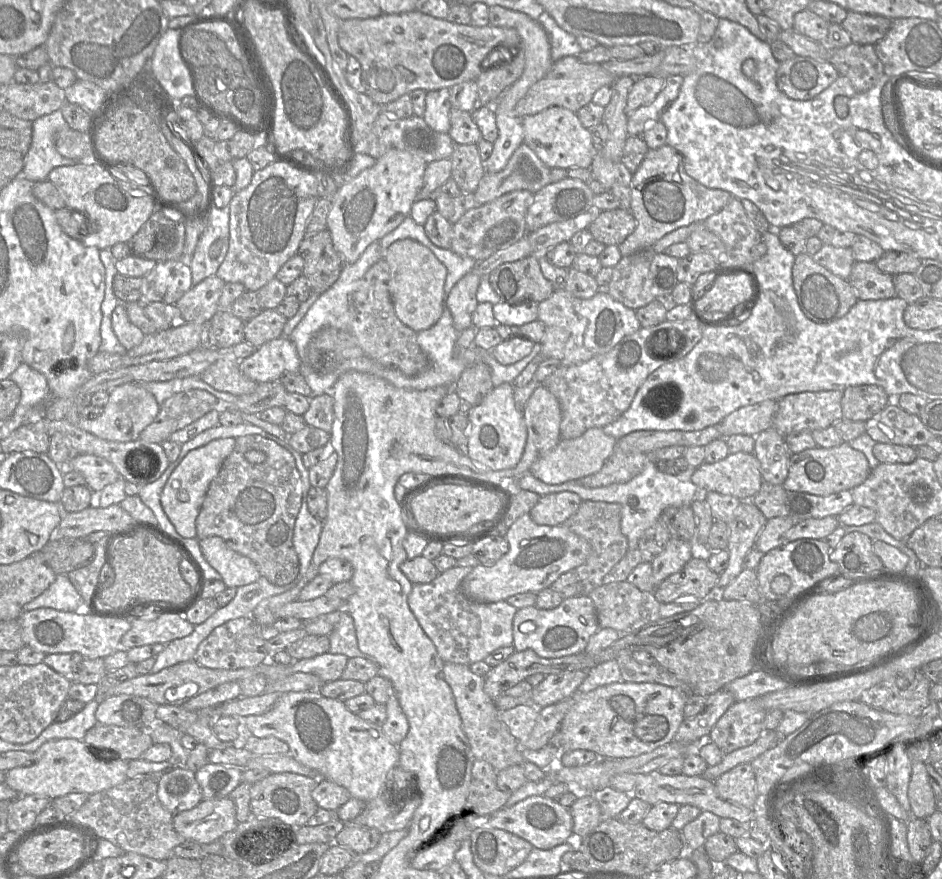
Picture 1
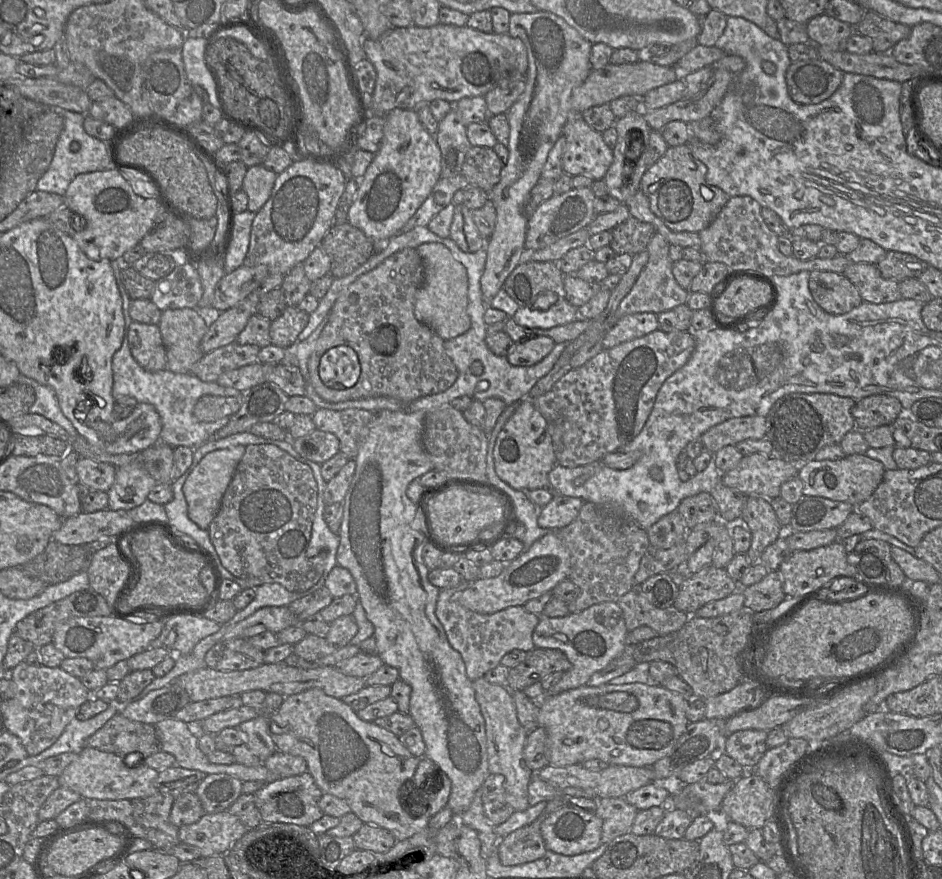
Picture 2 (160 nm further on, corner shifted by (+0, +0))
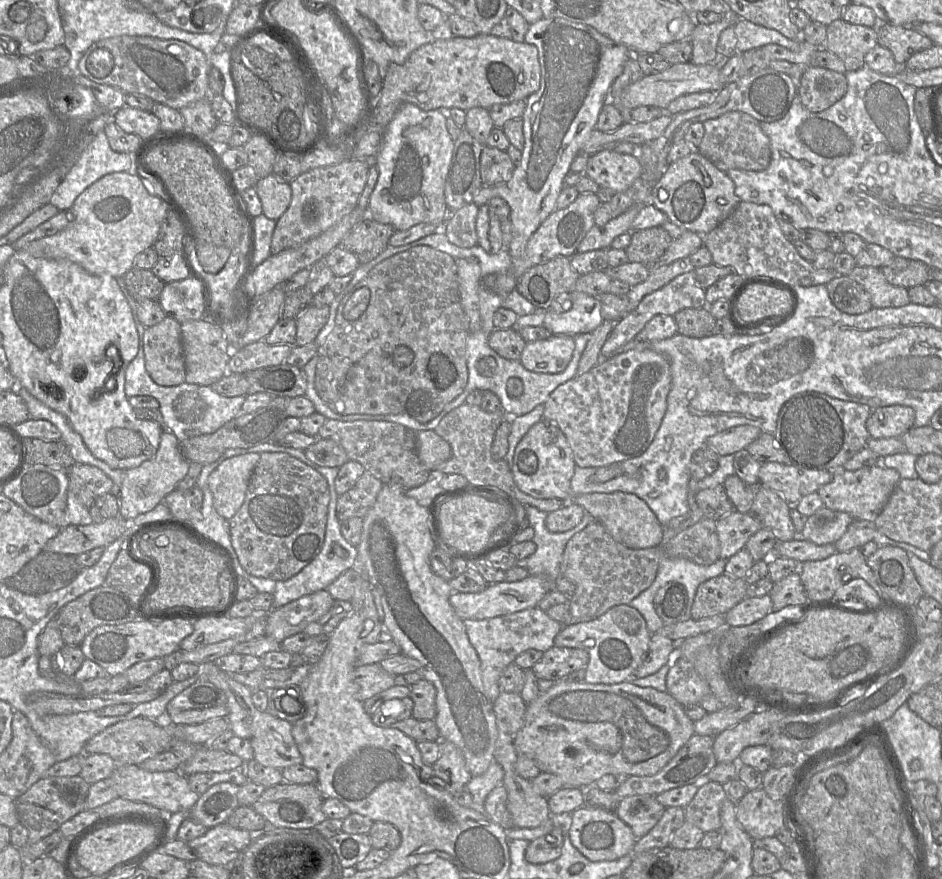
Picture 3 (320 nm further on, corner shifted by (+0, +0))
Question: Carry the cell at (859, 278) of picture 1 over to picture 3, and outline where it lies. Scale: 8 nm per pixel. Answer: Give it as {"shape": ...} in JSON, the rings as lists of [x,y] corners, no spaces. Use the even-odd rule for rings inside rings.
{"shape":[[[856,266],[848,276],[864,288],[874,308],[896,308],[910,303],[908,289],[887,282],[880,268]]]}

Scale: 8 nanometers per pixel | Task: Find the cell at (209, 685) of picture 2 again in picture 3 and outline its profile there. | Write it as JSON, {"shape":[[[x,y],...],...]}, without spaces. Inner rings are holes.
{"shape":[[[379,663],[360,665],[355,678],[358,685],[357,699],[364,701],[395,685],[395,676],[384,670]]]}

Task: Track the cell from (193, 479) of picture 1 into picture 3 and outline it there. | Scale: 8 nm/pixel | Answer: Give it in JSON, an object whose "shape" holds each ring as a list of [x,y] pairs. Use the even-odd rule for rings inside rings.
{"shape":[[[246,453],[222,461],[211,472],[208,488],[217,513],[230,520],[245,500],[250,477],[260,459],[259,453]]]}

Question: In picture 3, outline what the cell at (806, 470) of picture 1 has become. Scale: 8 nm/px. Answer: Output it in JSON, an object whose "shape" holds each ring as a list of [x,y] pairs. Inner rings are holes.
{"shape":[[[880,465],[855,471],[836,470],[833,479],[817,491],[825,507],[850,514],[854,519],[874,522],[882,511],[889,496],[900,481],[901,476],[895,469]]]}

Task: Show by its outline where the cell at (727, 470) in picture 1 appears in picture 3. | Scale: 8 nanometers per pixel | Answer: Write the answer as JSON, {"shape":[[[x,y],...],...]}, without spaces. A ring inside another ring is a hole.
{"shape":[[[777,462],[762,463],[759,470],[759,484],[776,492],[791,507],[807,494],[817,492],[820,487],[832,481],[833,472],[812,470]]]}

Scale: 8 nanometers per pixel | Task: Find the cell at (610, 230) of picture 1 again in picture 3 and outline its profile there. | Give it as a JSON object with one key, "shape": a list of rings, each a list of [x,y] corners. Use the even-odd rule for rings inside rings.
{"shape":[[[661,227],[633,230],[631,241],[625,252],[630,262],[638,262],[647,267],[653,266],[665,253],[673,239]]]}

